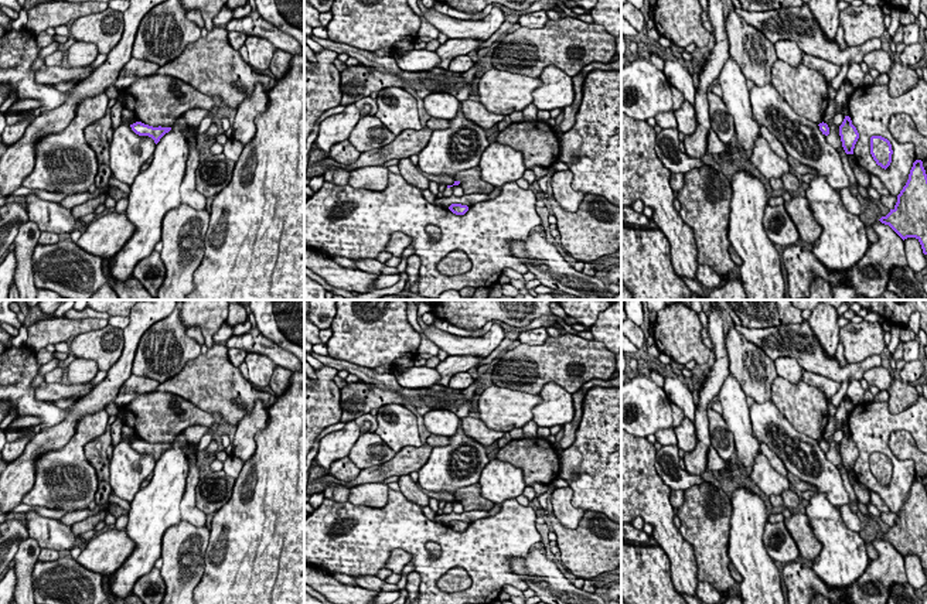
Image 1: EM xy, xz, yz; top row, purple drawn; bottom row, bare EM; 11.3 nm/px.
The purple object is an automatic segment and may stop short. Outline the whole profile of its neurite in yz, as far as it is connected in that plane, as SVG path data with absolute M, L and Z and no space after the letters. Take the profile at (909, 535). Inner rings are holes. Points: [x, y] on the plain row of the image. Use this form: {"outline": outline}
{"outline": "M921 477L913 480L894 525L879 538L889 542L903 557L916 554L927 571L927 491Z"}

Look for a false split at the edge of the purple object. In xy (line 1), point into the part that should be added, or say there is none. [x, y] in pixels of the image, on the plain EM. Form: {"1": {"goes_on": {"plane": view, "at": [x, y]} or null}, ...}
{"1": {"goes_on": null}}

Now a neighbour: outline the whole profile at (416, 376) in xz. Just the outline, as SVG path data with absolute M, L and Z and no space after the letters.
M412 366L406 372L396 376L398 383L406 389L423 389L437 385L440 373L436 368L429 366Z

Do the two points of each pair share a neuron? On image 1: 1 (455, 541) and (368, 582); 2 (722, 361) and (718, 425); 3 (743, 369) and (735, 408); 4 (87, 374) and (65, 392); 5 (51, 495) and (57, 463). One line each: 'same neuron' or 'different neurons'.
1: different neurons
2: different neurons
3: different neurons
4: different neurons
5: same neuron

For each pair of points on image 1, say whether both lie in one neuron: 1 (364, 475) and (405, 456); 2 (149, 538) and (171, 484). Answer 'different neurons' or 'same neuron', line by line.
1: same neuron
2: same neuron

